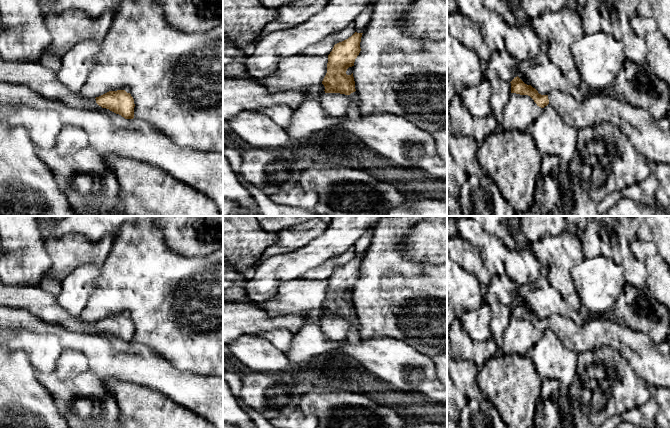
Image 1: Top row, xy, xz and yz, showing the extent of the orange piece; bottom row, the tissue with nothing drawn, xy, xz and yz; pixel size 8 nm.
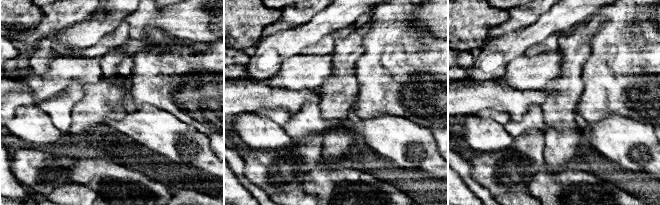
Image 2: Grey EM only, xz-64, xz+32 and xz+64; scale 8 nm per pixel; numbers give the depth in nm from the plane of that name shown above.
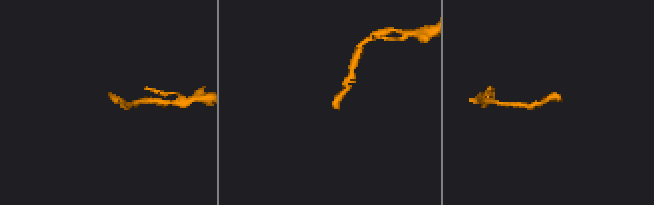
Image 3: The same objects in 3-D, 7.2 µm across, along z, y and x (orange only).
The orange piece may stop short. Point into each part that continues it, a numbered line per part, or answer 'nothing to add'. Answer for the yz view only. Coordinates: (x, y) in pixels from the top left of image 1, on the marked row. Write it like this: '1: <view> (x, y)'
1: yz (651, 137)

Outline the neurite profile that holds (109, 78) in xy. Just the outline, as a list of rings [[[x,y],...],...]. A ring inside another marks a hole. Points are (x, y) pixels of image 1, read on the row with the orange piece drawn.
[[[158,0],[123,2],[80,92],[96,98],[109,91],[125,89],[134,99],[133,119],[149,124],[181,148],[223,153],[223,24],[204,32],[185,32],[166,23]]]

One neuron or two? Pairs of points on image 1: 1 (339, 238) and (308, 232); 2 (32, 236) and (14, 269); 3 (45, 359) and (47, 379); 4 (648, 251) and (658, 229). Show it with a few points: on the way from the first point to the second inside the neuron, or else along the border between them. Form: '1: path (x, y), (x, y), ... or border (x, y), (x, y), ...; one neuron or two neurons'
1: border (328, 226), (301, 247); two neurons
2: path (24, 244), (24, 259), (22, 261); one neuron
3: border (54, 369), (51, 372), (36, 373); two neurons
4: border (636, 237), (642, 241), (651, 241), (659, 253); two neurons

